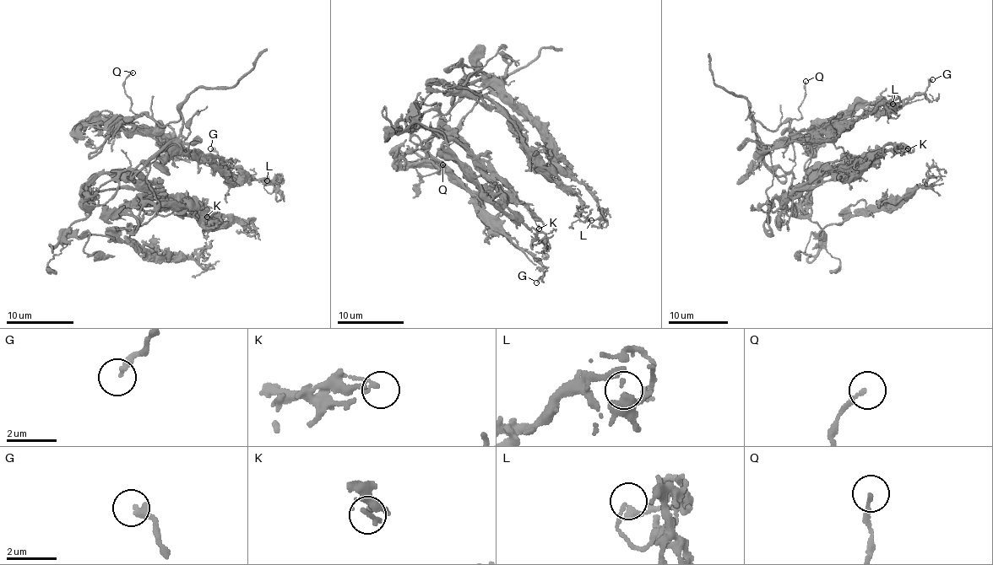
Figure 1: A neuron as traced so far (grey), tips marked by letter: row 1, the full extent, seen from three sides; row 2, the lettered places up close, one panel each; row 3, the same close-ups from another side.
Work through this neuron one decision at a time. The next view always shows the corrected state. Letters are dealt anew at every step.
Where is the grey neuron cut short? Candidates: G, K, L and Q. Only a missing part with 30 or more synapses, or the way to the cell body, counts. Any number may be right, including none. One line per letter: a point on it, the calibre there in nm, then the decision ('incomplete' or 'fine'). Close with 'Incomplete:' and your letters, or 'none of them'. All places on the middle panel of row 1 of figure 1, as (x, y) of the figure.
G: at (536, 282); 240 nm thick; fine
K: at (539, 228); 150 nm thick; fine
L: at (591, 220); 130 nm thick; incomplete
Q: at (442, 164); 150 nm thick; fine
Incomplete: L

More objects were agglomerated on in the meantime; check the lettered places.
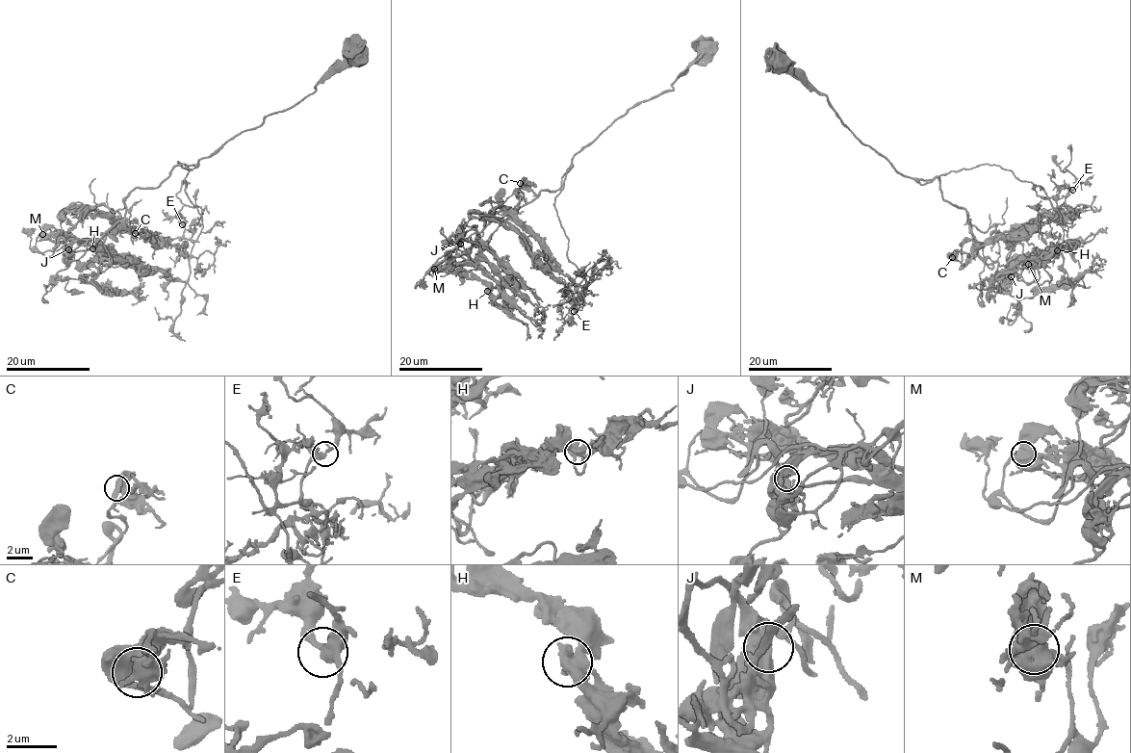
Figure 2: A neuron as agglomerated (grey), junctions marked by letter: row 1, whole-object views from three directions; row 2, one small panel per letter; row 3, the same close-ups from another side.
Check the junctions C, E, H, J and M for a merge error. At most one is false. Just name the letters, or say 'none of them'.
none of them

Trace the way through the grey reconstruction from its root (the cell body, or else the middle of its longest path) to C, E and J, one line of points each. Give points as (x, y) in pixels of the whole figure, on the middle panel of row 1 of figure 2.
C: (706, 50), (673, 89), (639, 101), (575, 155), (556, 190), (542, 190), (507, 214), (523, 196), (520, 183)
E: (706, 50), (673, 89), (639, 101), (582, 148), (562, 178), (554, 208), (567, 259), (593, 280), (574, 312)
J: (706, 50), (673, 89), (639, 101), (575, 155), (556, 190), (542, 190), (513, 214), (501, 210), (460, 244)

